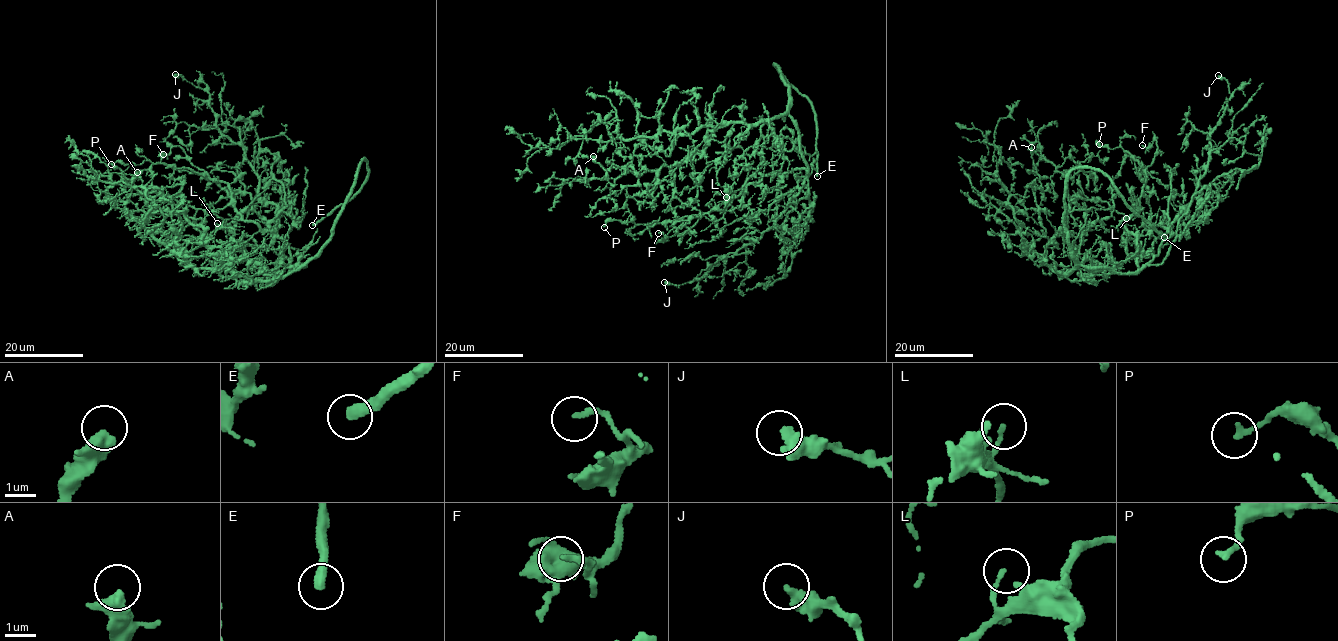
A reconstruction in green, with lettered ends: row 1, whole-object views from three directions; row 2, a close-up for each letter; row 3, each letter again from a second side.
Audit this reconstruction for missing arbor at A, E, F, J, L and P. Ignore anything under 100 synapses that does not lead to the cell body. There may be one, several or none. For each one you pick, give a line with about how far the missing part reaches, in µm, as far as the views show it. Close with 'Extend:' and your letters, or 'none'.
E: 80 µm
Extend: E

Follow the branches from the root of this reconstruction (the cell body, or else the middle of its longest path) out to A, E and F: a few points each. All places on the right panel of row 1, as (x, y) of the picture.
A: (1087, 278), (1070, 280), (1029, 249), (1045, 232), (1034, 190), (1042, 188), (1031, 147)
E: (1087, 278), (1067, 276), (1076, 267), (1063, 216), (1066, 180), (1074, 170), (1096, 168), (1164, 237)
F: (1087, 278), (1138, 270), (1136, 239), (1124, 225), (1138, 208), (1157, 141), (1142, 145)

